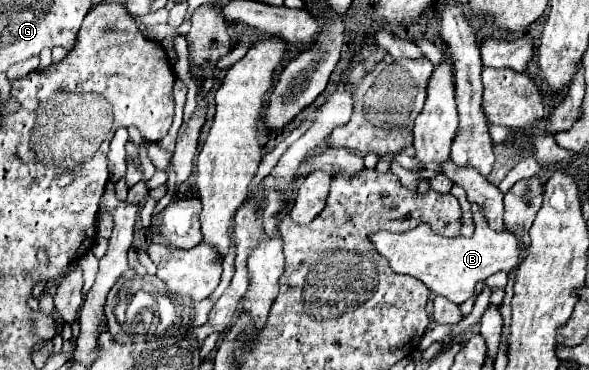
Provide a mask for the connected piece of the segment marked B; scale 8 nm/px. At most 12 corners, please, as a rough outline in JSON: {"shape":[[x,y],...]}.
{"shape":[[479,208],[471,238],[371,234],[393,272],[463,304],[525,256]]}

